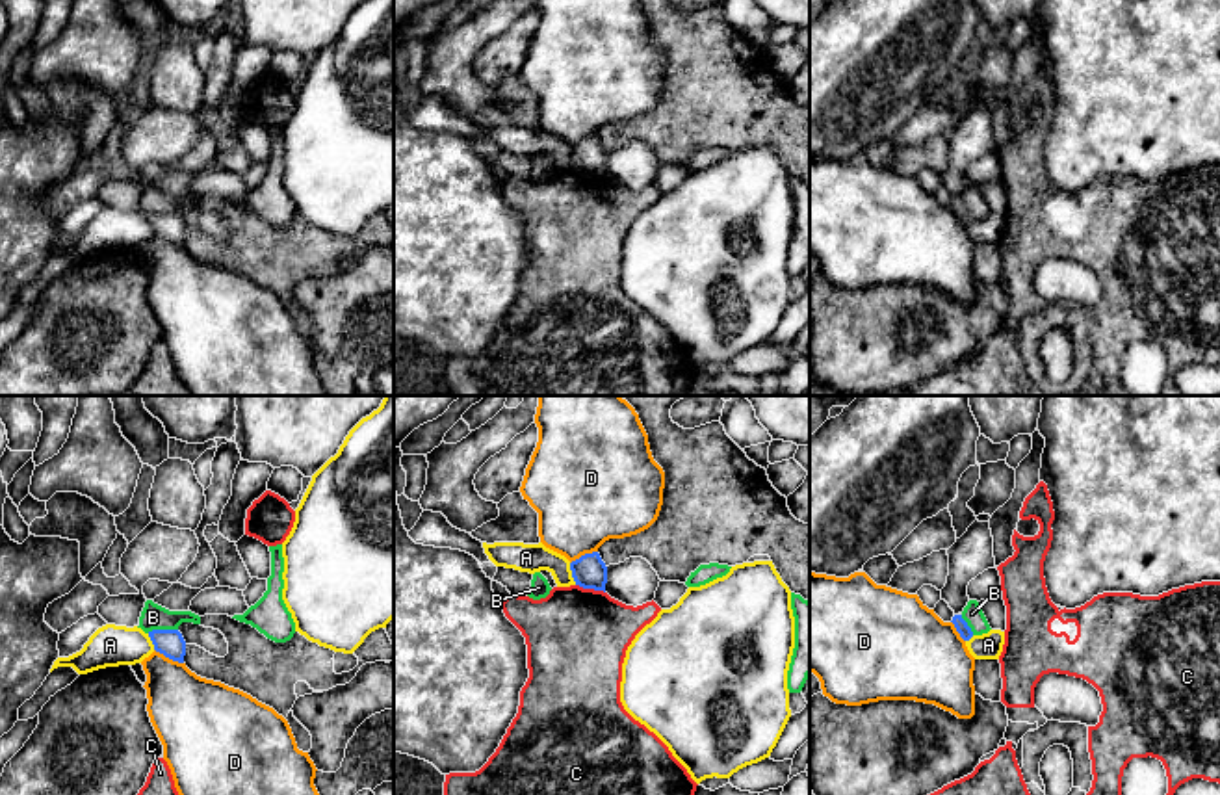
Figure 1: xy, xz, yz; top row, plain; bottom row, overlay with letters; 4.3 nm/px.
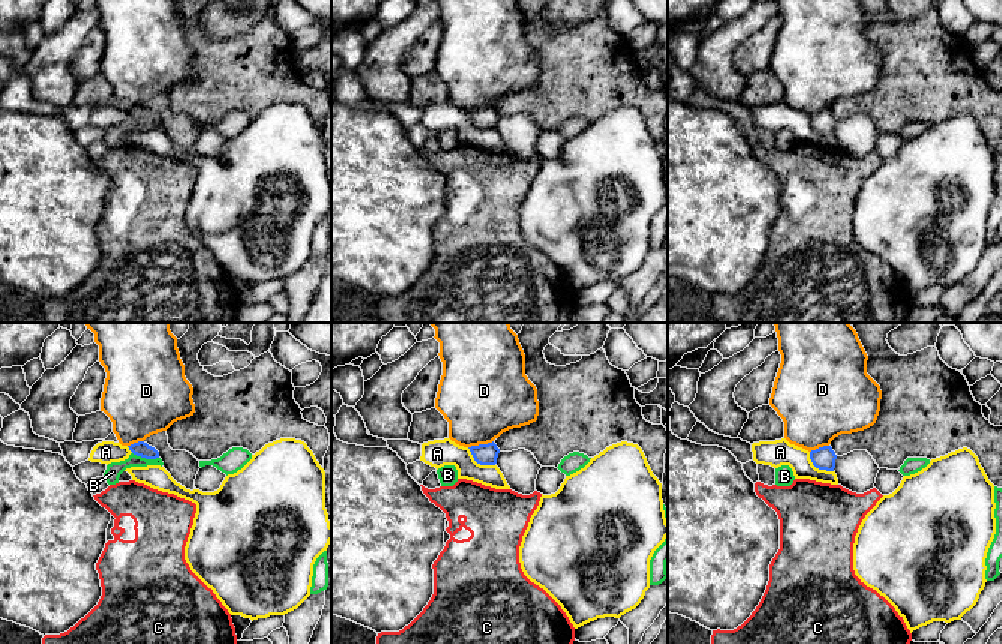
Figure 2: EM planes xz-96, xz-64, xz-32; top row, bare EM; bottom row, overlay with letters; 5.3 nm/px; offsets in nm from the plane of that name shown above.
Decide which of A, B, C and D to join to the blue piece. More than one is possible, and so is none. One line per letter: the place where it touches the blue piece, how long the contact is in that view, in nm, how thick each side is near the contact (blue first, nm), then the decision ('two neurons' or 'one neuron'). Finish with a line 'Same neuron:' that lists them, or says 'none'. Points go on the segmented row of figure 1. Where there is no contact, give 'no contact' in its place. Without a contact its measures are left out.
A: meets blue in xz at (572, 574); contact 100 nm long; 150 nm thick on the blue side, 130 nm on the other; two neurons
B: meets blue in xy at (162, 630); contact 140 nm long; 120 nm thick on the blue side, 110 nm on the other; two neurons
C: meets blue in xz at (591, 587); contact 130 nm long; 150 nm thick on the blue side, 440 nm on the other; two neurons
D: meets blue in xy at (169, 658); contact 140 nm long; 120 nm thick on the blue side, 320 nm on the other; two neurons
Same neuron: none

